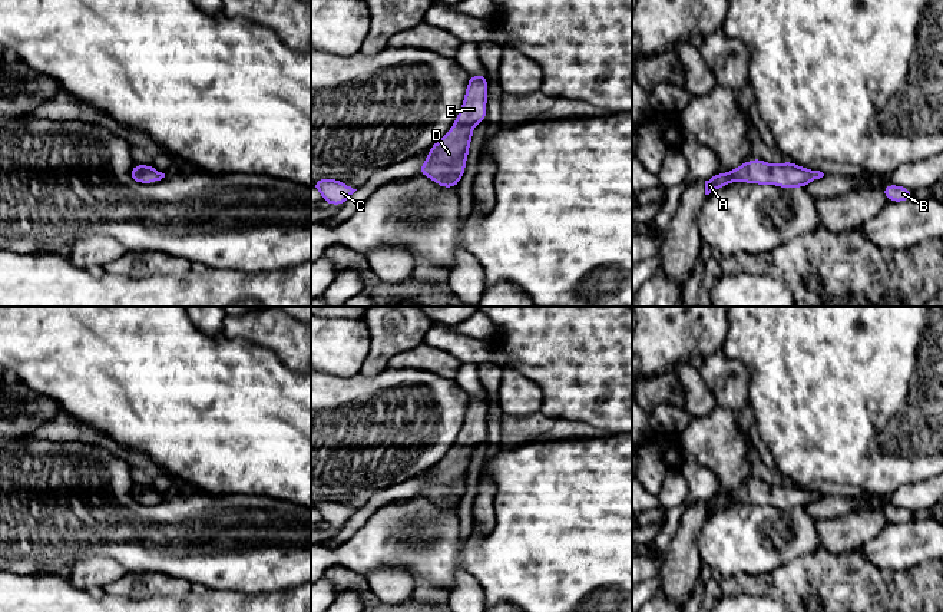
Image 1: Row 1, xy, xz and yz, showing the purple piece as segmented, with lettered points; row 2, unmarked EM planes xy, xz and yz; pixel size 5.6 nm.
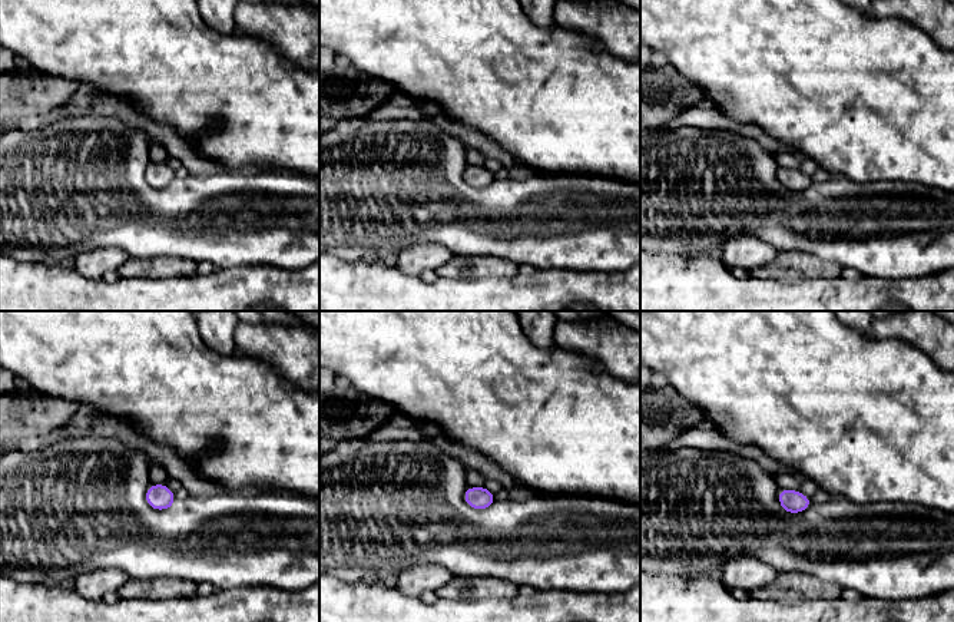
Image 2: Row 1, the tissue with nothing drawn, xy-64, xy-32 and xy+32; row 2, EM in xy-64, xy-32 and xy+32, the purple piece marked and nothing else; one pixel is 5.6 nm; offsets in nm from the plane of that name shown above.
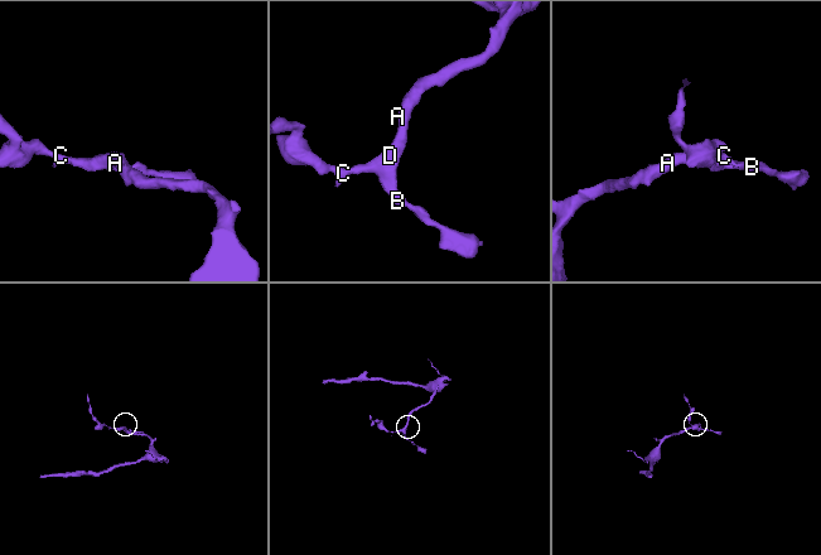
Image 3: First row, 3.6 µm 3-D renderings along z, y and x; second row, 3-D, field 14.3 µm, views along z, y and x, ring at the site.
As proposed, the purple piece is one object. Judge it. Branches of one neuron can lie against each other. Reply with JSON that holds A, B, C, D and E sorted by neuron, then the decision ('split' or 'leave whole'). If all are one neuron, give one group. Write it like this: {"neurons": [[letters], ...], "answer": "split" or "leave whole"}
{"neurons": [["A", "B", "C", "D", "E"]], "answer": "leave whole"}

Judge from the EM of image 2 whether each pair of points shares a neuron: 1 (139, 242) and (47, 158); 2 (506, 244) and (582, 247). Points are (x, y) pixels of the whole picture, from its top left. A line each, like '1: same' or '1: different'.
1: same
2: same

